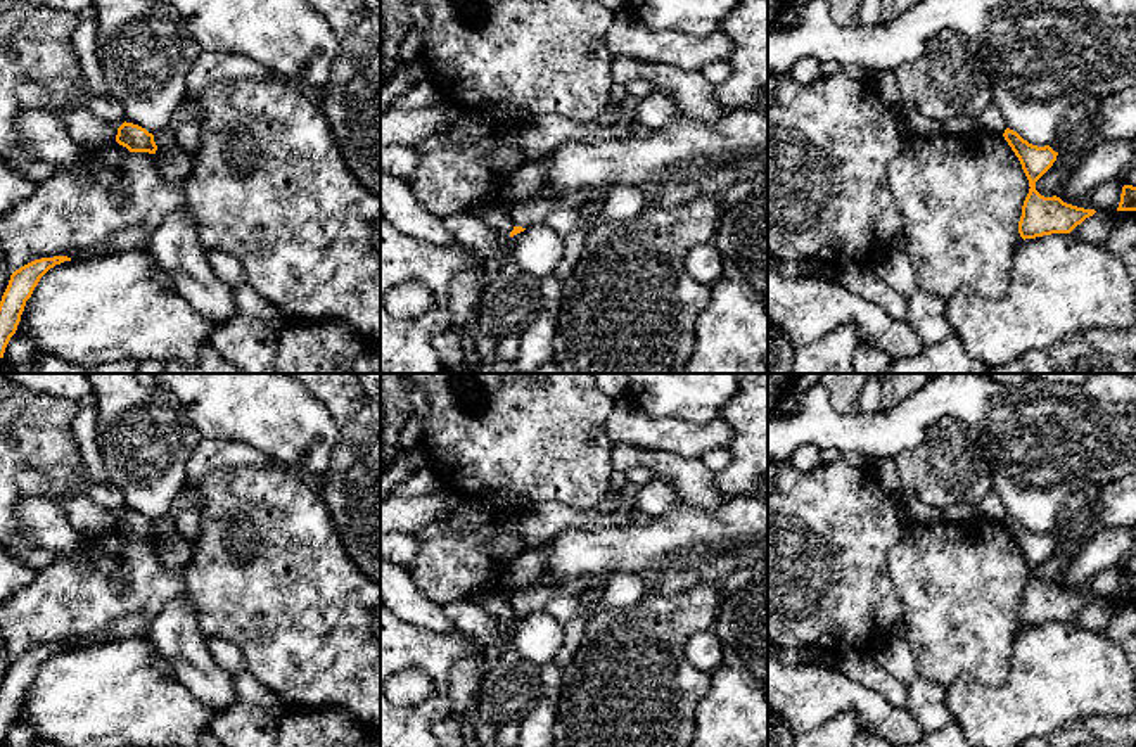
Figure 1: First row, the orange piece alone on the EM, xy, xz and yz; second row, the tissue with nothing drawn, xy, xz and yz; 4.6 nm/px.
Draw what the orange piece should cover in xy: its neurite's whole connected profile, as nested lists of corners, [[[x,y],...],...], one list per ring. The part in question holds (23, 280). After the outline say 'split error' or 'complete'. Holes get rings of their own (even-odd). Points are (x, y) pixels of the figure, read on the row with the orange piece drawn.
[[[54,256],[35,259],[10,275],[9,285],[0,301],[0,358],[3,358],[10,337],[16,334],[26,301],[31,297],[40,278],[50,268],[64,261],[71,261],[71,258]]]; complete

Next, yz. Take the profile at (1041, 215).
[[[1010,128],[1005,130],[1003,137],[1018,157],[1031,187],[1018,221],[1018,233],[1024,240],[1051,233],[1070,233],[1096,213],[1095,209],[1067,204],[1056,195],[1044,197],[1036,190],[1036,182],[1053,166],[1058,152],[1050,145],[1032,145]]]; complete

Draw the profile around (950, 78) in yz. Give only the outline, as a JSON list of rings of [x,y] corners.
[[[944,29],[929,38],[922,55],[894,69],[903,105],[916,107],[925,118],[946,123],[951,118],[979,118],[994,93],[979,45]]]

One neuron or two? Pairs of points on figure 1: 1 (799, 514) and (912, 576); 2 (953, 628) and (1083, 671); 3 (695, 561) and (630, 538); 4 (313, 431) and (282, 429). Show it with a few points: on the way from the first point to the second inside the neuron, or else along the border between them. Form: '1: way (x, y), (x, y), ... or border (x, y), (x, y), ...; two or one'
1: border (905, 528), (887, 554), (887, 573), (899, 600); two
2: border (1019, 632), (1012, 645), (1012, 671), (995, 685); two
3: way (680, 552), (645, 550); one
4: way (306, 431), (289, 429); one

